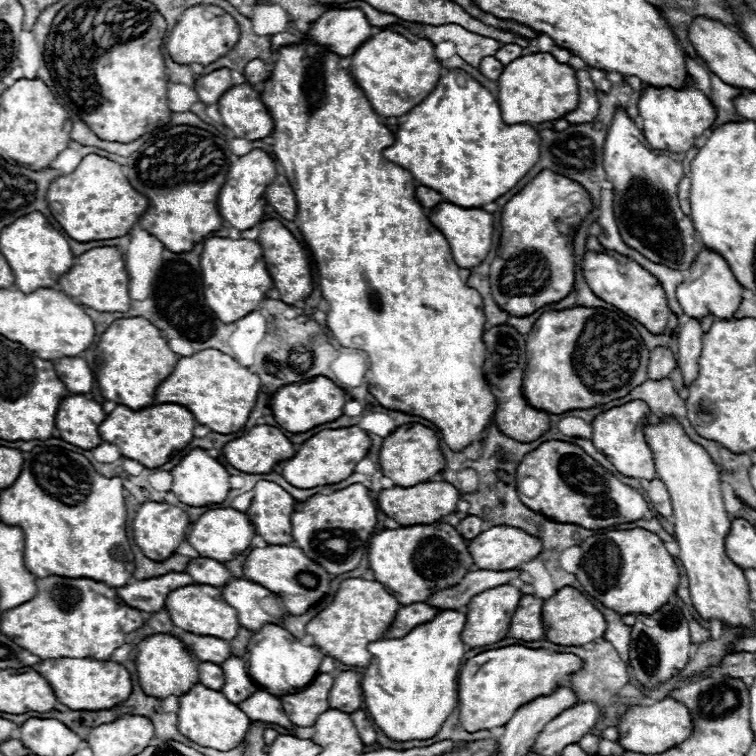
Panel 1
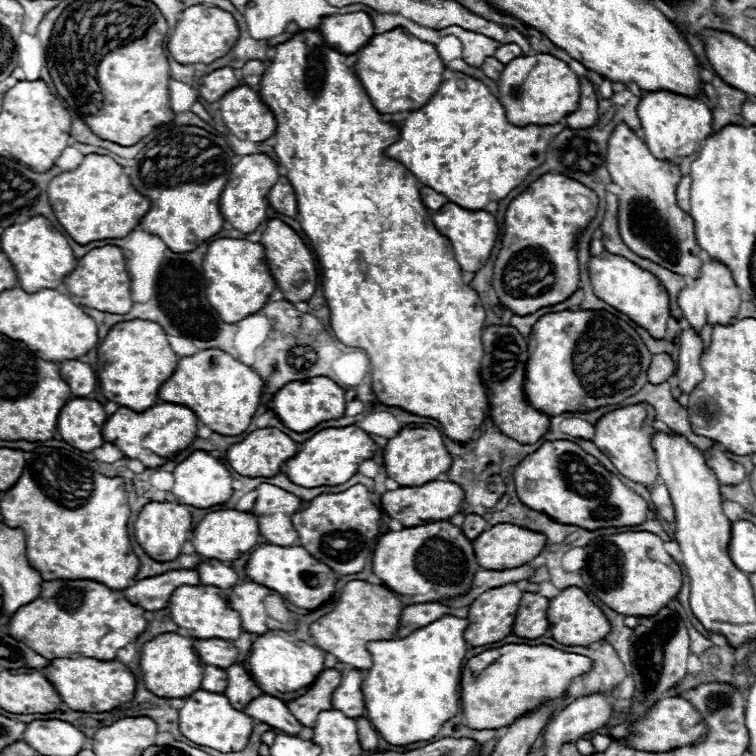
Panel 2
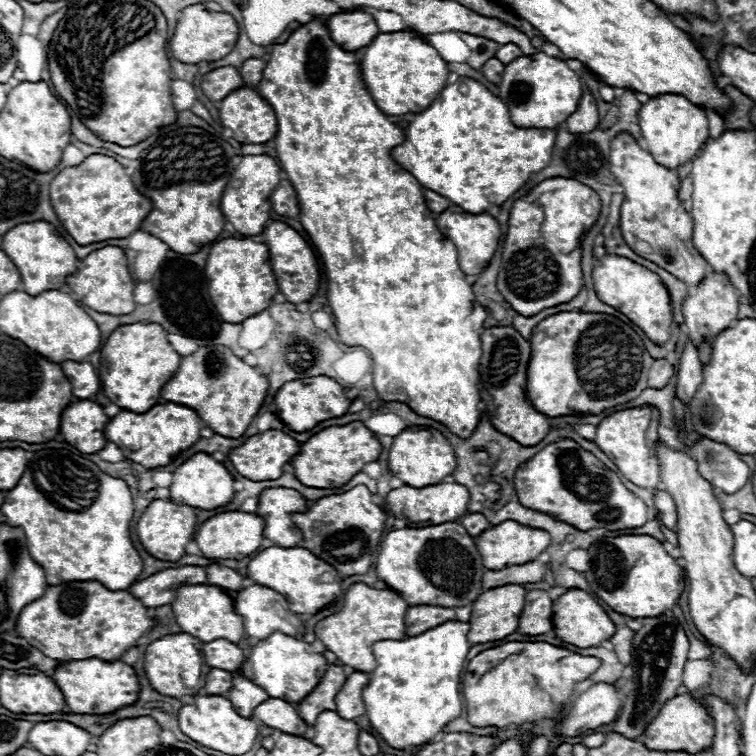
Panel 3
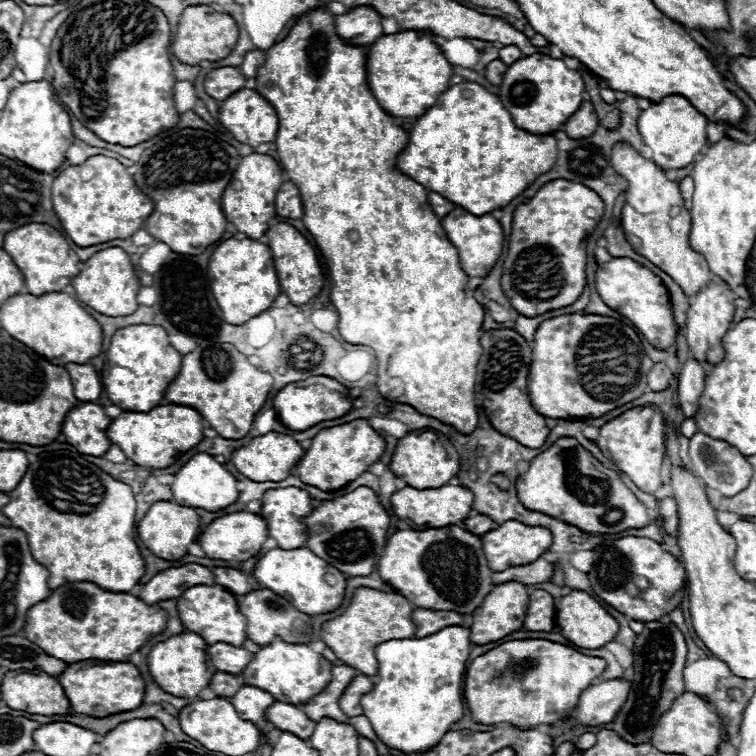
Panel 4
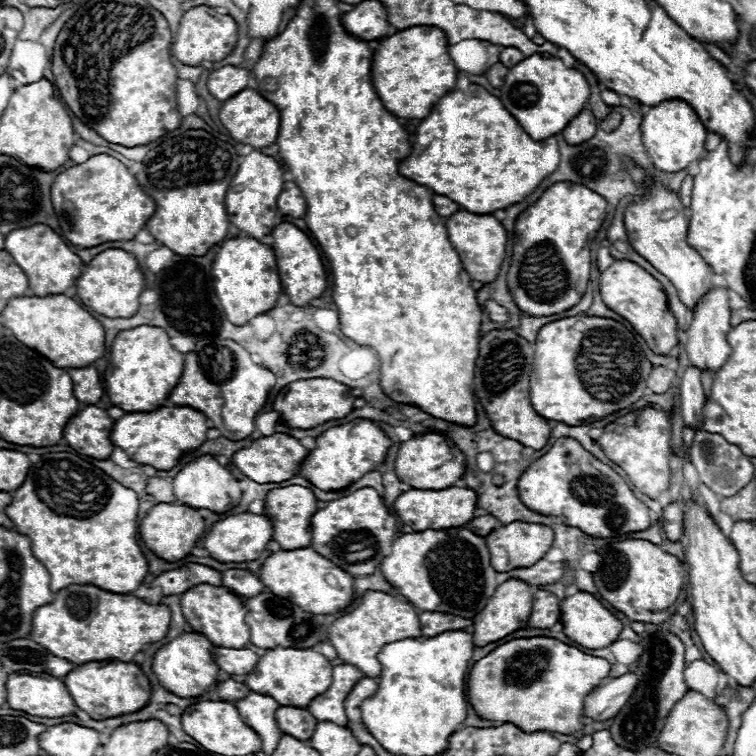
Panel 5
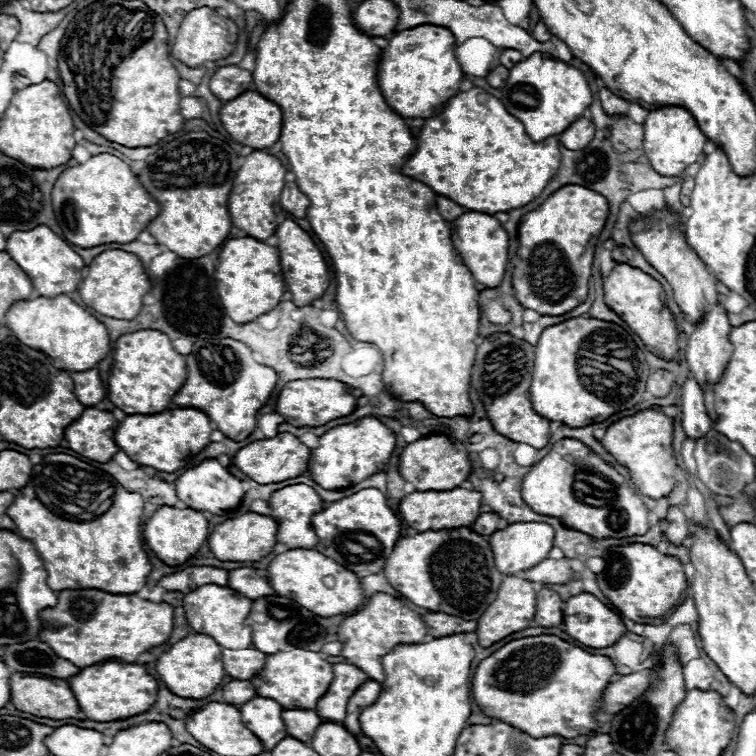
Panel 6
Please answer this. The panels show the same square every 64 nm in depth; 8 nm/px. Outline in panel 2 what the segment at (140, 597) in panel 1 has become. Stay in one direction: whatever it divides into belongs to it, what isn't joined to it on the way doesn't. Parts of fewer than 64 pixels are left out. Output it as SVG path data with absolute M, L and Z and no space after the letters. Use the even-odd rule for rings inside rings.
M170 570L160 576L138 580L128 588L124 588L122 592L128 602L144 610L162 610L166 608L172 592L182 584L196 586L200 584L200 578L194 570Z

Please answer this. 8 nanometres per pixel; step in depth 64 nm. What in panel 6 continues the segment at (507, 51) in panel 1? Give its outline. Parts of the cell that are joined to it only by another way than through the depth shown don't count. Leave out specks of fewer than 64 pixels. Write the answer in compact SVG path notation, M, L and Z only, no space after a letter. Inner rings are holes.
M504 48L504 50L500 52L500 64L504 64L508 70L510 70L514 64L522 62L522 60L524 60L524 56L522 56L518 50L512 50L512 48Z

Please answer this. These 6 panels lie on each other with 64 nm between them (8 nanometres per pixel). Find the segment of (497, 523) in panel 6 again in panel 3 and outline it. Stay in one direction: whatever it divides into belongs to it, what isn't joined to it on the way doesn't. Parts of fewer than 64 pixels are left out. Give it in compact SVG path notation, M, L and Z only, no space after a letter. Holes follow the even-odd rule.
M466 514L464 520L462 520L462 526L466 528L466 532L476 538L480 536L484 530L488 530L492 524L482 516L482 514Z

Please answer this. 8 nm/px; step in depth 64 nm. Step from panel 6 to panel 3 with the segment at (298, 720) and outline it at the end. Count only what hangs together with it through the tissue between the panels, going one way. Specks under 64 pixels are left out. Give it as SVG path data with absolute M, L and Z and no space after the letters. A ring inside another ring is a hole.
M268 698L258 704L254 708L254 718L280 732L292 732L292 736L304 736L308 730L308 724L296 714L294 706L280 698Z

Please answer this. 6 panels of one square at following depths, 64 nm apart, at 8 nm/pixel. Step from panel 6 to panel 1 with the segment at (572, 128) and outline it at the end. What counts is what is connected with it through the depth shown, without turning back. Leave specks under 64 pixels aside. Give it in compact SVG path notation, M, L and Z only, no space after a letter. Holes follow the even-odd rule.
M578 70L576 72L578 78L578 86L580 86L580 100L576 110L568 112L564 118L570 124L584 124L584 122L592 122L598 114L598 98L596 98L596 86L588 74L588 70Z

